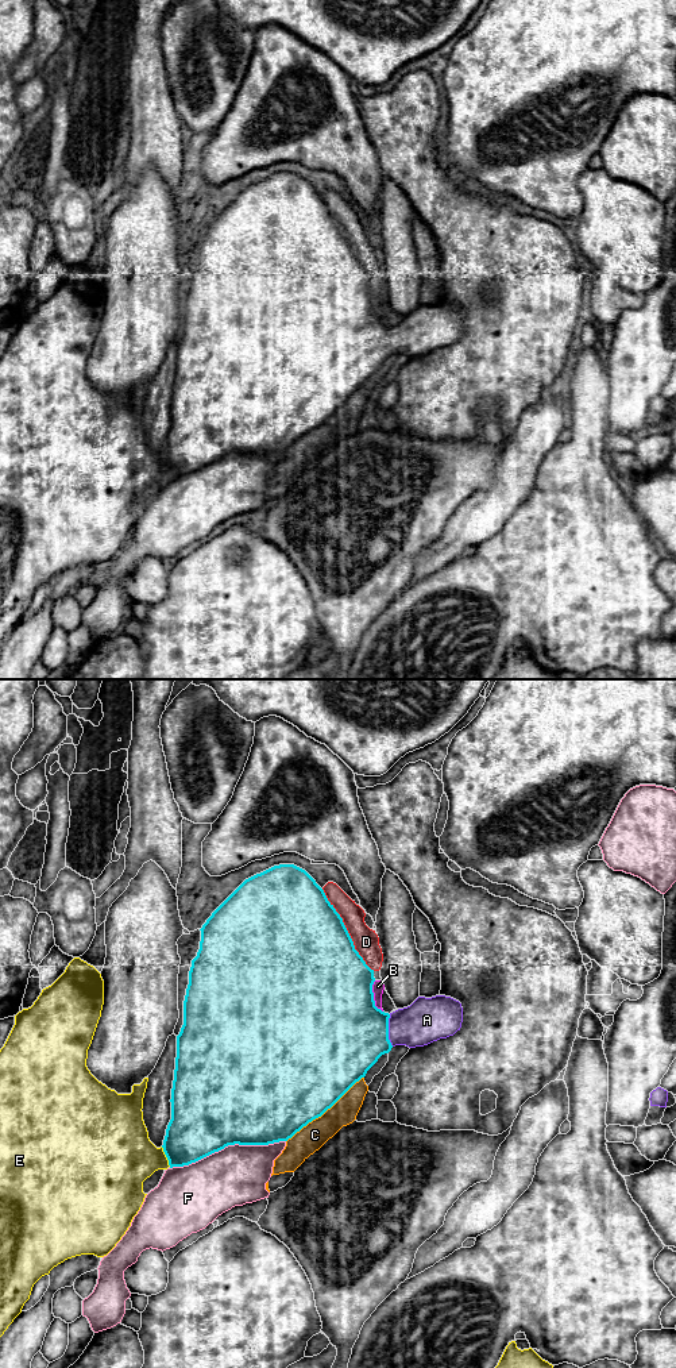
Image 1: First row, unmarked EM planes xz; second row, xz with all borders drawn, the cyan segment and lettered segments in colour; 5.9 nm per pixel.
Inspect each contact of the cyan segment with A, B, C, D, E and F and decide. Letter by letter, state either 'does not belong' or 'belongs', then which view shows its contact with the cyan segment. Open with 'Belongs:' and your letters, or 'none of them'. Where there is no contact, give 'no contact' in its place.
Belongs: A
A: belongs | xz
B: does not belong | xz
C: does not belong | xz
D: does not belong | xz
E: does not belong | xz
F: does not belong | xz

